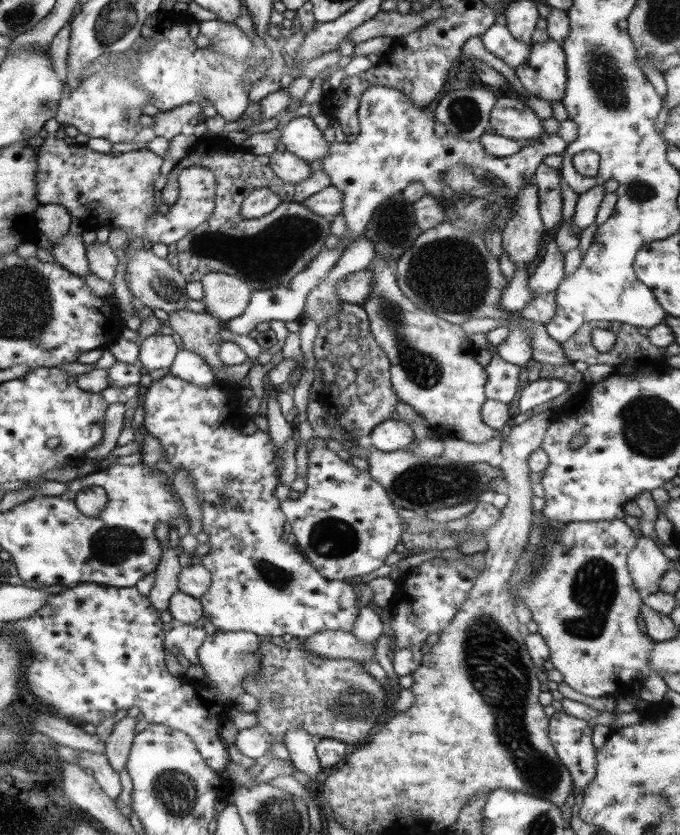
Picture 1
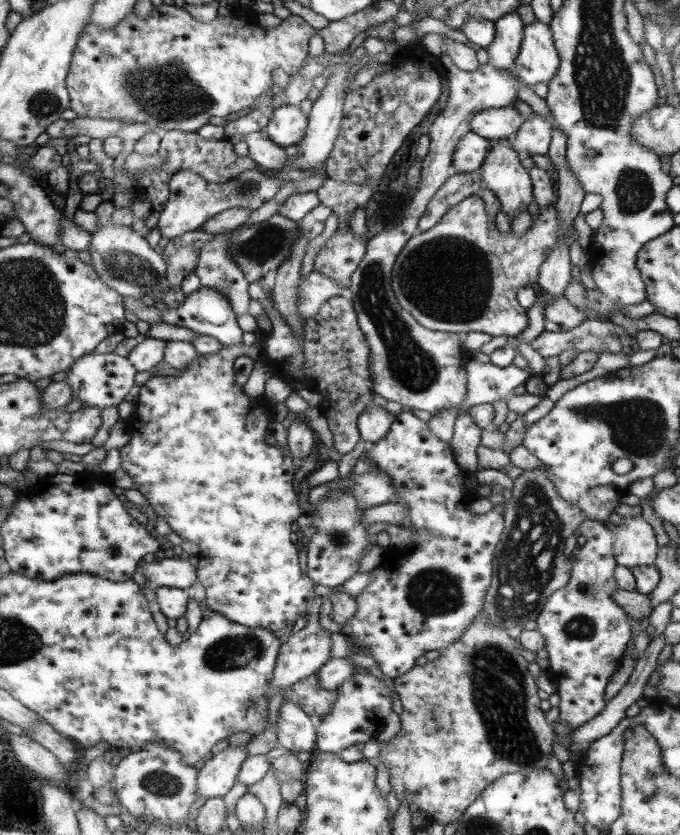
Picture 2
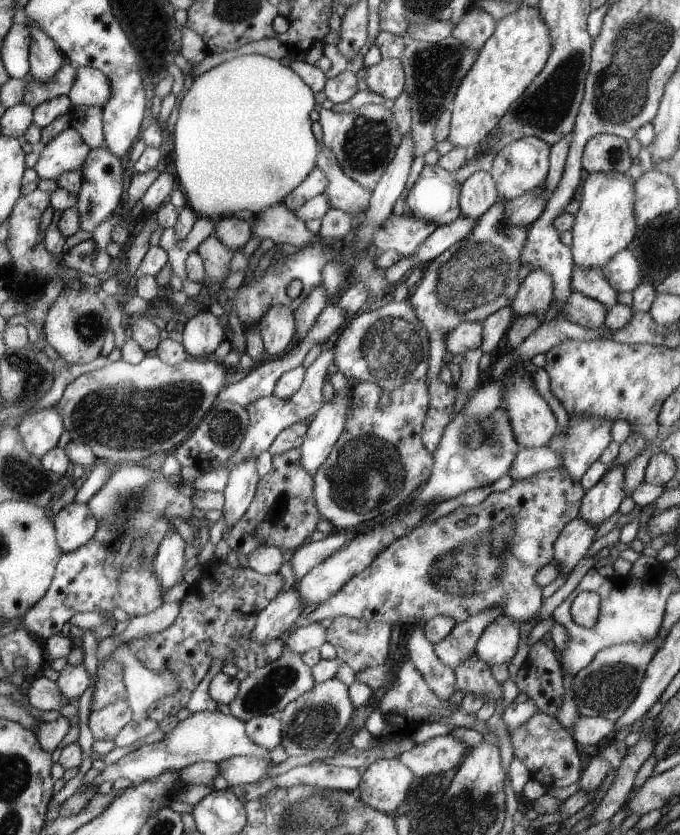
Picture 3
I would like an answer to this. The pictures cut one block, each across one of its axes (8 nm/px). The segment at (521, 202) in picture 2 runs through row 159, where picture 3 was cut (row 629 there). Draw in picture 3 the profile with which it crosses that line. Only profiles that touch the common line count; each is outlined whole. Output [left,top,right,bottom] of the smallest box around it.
[474,614,520,667]

